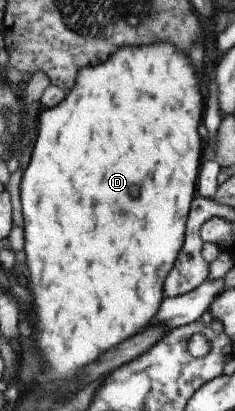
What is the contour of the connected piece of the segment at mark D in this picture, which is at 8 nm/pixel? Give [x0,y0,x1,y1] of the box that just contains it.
[19,43,202,379]

